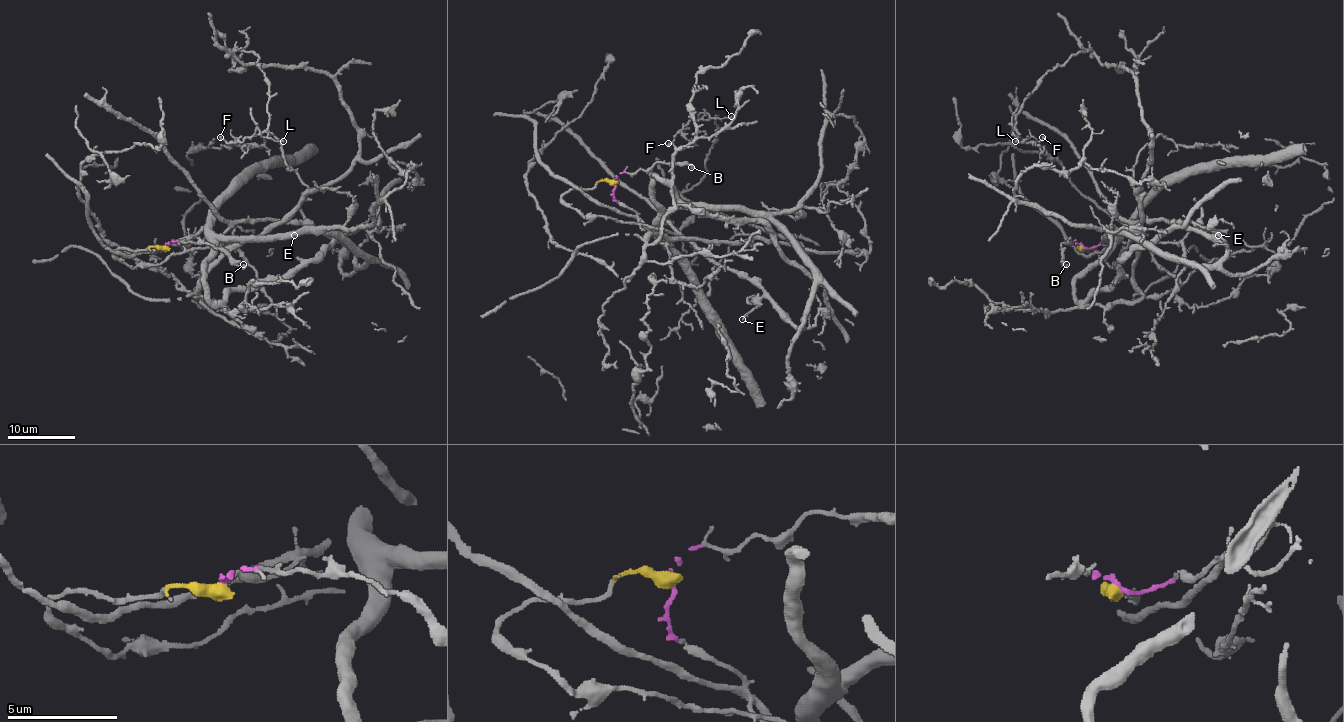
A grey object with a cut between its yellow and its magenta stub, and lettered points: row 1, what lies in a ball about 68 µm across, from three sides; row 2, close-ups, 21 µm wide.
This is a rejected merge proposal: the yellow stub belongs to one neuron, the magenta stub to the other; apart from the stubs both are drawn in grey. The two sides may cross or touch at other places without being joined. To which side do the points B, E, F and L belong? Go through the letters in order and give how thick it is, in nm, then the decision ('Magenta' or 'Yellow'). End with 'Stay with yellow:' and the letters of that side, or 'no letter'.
B: Thickness 170 nm. Magenta
E: Thickness 130 nm. Yellow
F: Thickness 150 nm. Magenta
L: Thickness 120 nm. Magenta
Stay with yellow: E

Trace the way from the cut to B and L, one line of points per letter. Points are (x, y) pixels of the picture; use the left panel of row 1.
B: (166, 245), (171, 240), (211, 244), (242, 267), (243, 264)
L: (166, 245), (240, 245), (358, 153), (326, 74), (233, 54), (259, 57), (267, 136), (284, 141)

